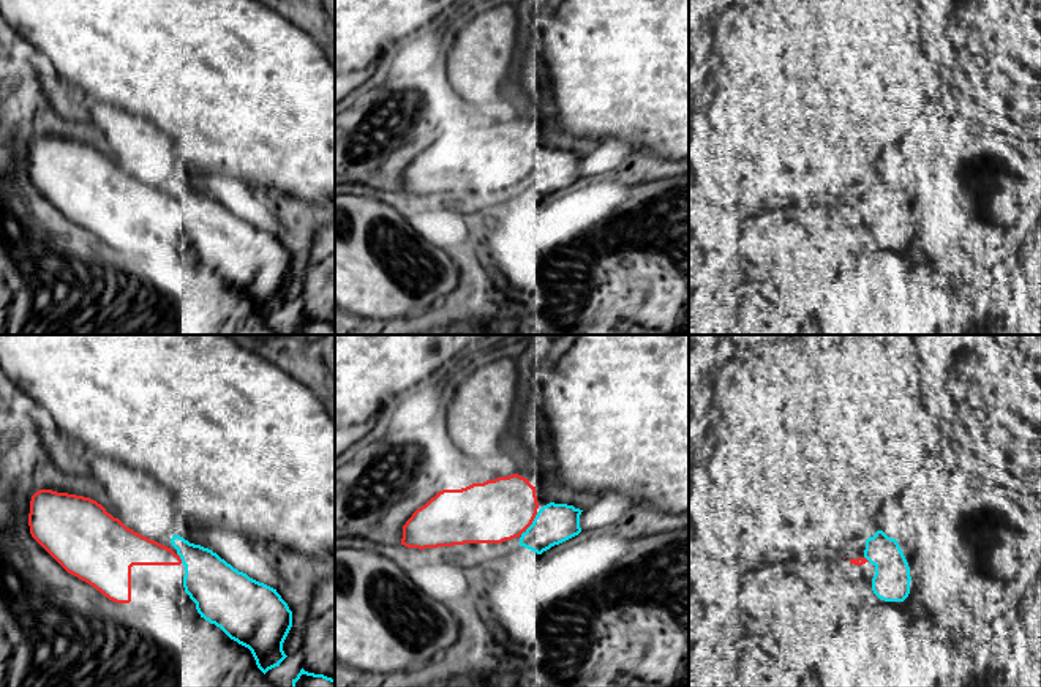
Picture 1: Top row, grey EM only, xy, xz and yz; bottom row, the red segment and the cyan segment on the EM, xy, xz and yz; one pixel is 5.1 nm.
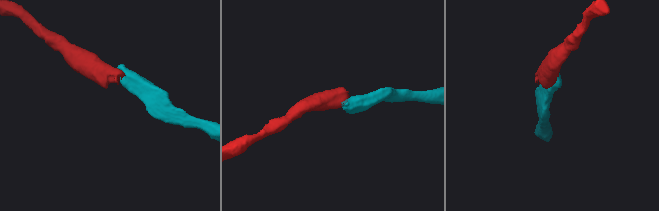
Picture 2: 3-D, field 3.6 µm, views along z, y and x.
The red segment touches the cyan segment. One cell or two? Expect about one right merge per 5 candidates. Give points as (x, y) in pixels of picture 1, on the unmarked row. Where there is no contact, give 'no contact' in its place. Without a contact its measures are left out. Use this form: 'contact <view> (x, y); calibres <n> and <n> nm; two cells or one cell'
contact xz (531, 169); calibres 320 and 200 nm; one cell

